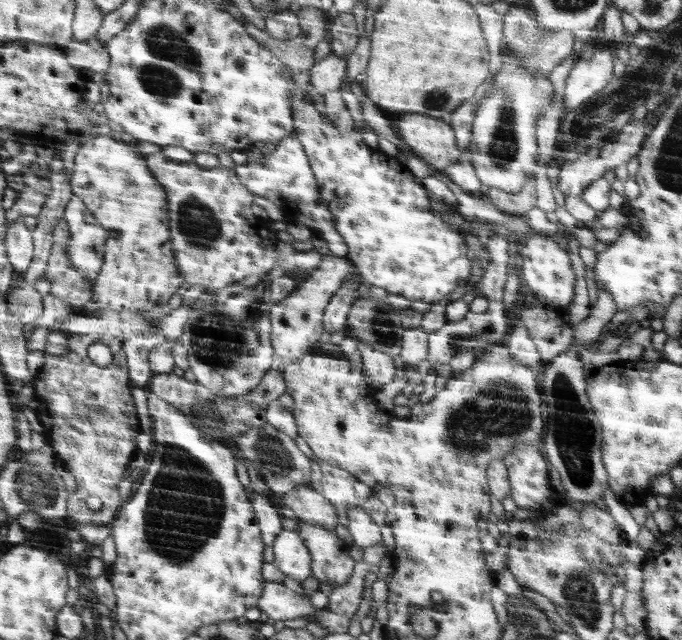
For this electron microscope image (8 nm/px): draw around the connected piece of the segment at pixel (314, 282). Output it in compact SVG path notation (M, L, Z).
M332 253L324 255L319 267L312 271L312 276L307 276L283 301L274 301L272 305L272 336L276 356L281 358L280 366L291 363L292 360L302 359L312 344L322 334L322 314L328 298L338 291L340 285L355 274L360 275L359 268L353 265L348 258L334 256Z

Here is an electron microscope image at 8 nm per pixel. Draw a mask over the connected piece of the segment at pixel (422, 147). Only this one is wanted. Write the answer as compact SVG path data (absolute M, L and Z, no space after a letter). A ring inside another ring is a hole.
M408 114L400 118L400 122L394 120L393 126L415 156L418 154L424 163L438 170L444 170L462 156L461 150L456 148L452 127L443 120Z

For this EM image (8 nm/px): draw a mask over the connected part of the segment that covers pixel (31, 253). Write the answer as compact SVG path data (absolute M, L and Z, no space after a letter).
M24 217L12 223L6 237L9 257L18 275L29 271L35 257L35 236Z

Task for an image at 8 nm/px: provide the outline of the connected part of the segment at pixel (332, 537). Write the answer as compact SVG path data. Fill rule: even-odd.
M294 517L298 534L310 549L311 572L316 580L322 580L332 589L338 588L352 576L354 560L348 554L348 544L339 534L318 525L310 525Z

